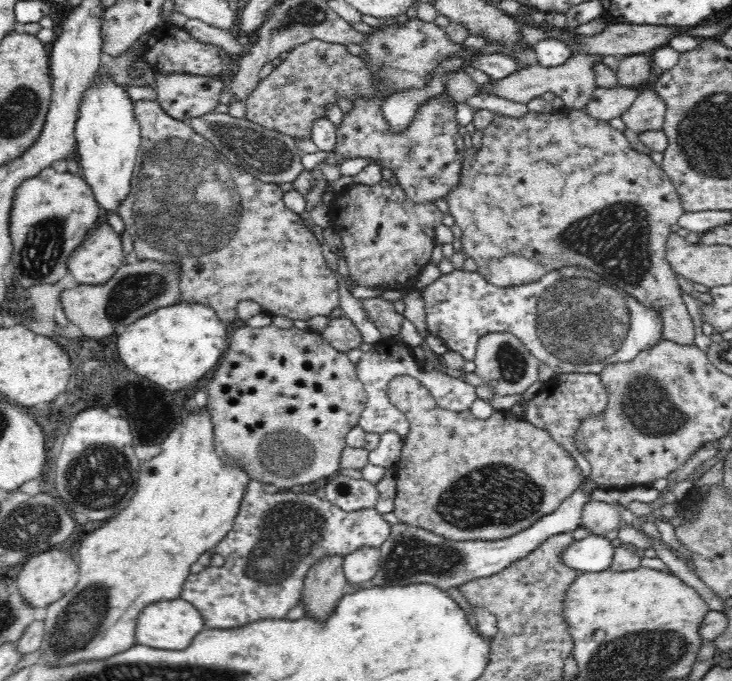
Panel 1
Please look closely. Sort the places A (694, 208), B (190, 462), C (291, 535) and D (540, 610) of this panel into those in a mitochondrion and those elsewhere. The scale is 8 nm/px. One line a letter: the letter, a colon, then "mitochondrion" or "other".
A: other
B: other
C: mitochondrion
D: other

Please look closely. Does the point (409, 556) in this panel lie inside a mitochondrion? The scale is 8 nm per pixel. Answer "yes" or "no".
yes

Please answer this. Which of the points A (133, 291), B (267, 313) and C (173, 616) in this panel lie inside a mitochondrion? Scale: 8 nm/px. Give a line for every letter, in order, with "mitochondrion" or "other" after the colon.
A: mitochondrion
B: other
C: other

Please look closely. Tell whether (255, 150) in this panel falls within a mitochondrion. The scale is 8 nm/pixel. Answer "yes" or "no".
yes

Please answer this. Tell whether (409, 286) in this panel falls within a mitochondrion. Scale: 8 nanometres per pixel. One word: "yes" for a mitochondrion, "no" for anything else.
no

